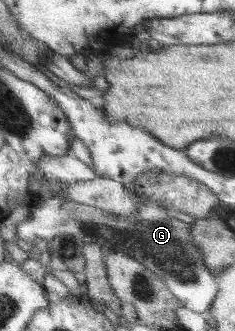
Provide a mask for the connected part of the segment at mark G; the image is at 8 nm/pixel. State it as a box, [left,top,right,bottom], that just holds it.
[16,196,219,312]

